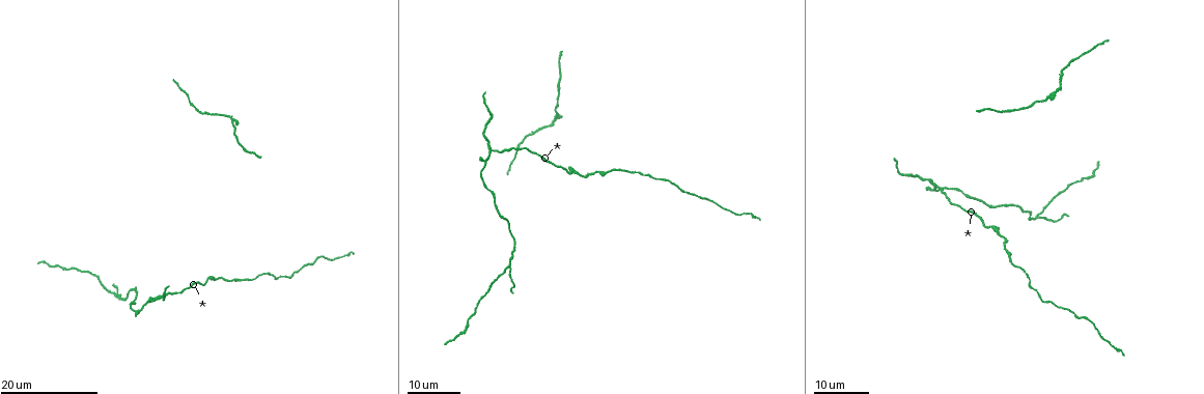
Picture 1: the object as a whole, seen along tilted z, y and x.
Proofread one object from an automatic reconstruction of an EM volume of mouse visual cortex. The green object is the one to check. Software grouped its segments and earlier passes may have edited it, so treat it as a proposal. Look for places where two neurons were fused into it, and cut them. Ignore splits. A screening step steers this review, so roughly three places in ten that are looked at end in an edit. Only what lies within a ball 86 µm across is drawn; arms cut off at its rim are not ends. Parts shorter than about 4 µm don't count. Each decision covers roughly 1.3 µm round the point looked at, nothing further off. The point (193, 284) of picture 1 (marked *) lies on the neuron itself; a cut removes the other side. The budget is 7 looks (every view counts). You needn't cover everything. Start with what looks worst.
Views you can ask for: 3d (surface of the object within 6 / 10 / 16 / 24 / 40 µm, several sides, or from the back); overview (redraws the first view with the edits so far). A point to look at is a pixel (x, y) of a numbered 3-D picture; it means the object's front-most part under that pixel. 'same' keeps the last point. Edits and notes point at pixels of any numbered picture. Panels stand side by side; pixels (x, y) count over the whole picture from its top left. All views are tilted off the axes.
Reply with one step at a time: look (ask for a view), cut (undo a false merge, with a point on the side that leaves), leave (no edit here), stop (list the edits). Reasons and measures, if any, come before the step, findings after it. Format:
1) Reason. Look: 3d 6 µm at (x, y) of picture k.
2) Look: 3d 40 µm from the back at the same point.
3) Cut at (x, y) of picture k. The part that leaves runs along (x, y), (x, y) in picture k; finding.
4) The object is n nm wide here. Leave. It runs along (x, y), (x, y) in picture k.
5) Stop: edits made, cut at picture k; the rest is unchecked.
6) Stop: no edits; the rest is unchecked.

Two arms in line, one across. Look: 3d 24 µm at (509, 267) of picture 1.

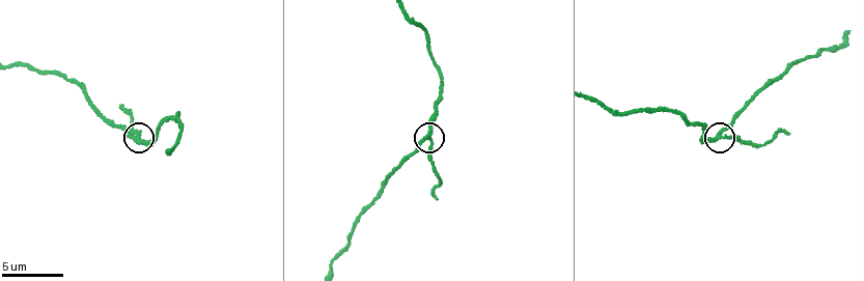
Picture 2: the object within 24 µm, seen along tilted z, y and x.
Look: 3d 6 µm at (425, 135) of picture 2.

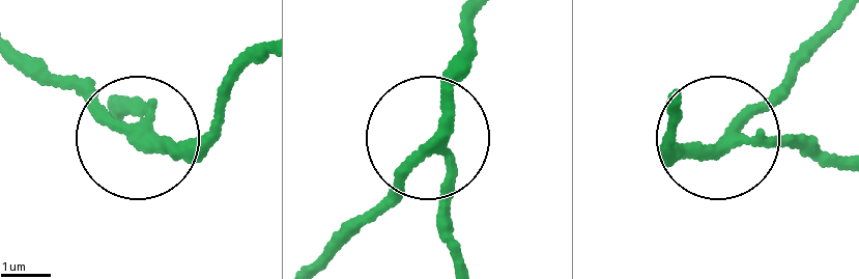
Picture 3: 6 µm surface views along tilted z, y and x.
Leave. It runs along (477, 18), (433, 137), (453, 175), (453, 259) in picture 3; all the same neuron.

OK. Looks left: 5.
Side arm on a straight run. Look: 3d 24 µm at (931, 181) of picture 1.

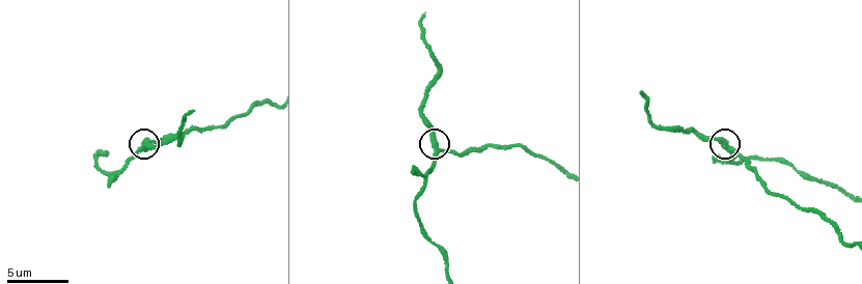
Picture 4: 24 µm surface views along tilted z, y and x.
Look: 3d 10 µm at (727, 145) of picture 4.

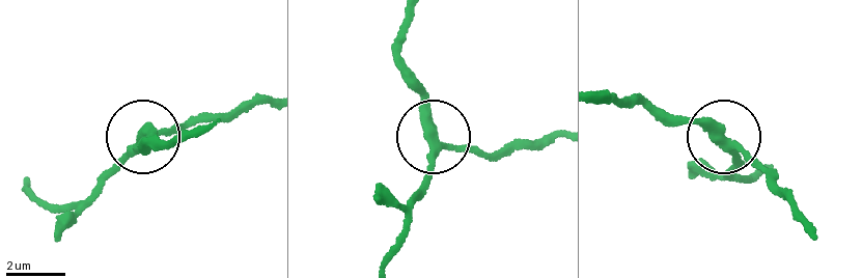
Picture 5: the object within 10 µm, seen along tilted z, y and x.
The side arm is 14 µm long. Leave. It runs along (809, 230), (788, 190), (774, 186), (744, 149), (643, 105) in picture 5; all the same neuron.

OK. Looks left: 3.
Look: 3d 16 µm at (568, 169) of picture 1.

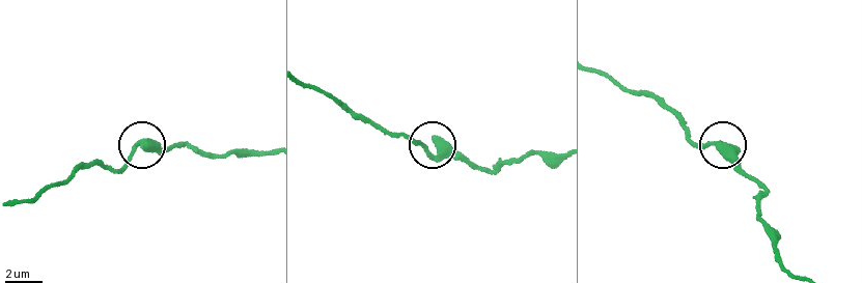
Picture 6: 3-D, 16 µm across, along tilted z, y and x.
Look: 3d 6 µm at (728, 149) of picture 6.

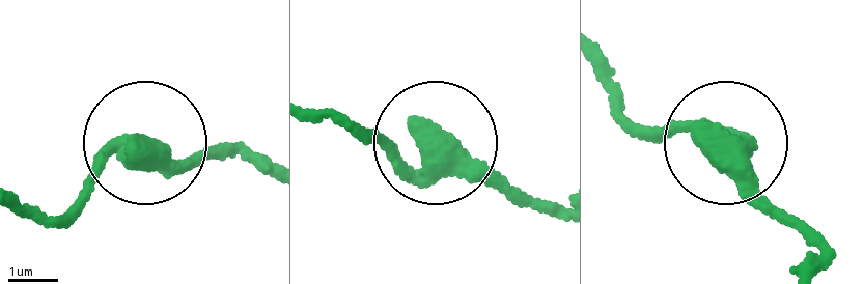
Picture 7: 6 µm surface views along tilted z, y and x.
Leave. It runs along (307, 109), (435, 143), (546, 212) in picture 7; continuous, no second neuron.

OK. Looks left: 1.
Stop: no edits; the rest is unchecked.

